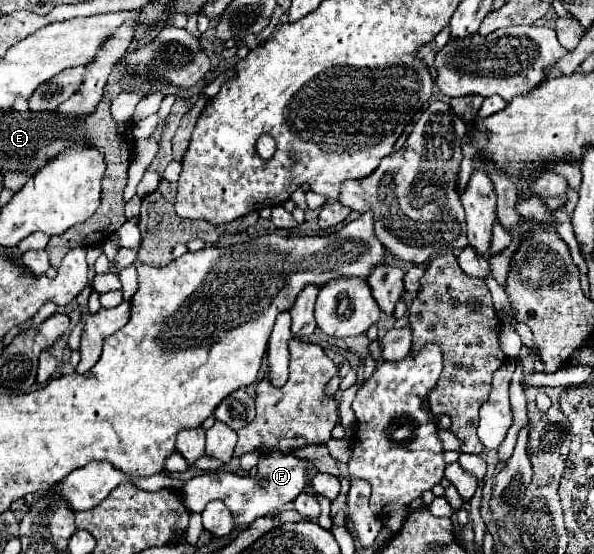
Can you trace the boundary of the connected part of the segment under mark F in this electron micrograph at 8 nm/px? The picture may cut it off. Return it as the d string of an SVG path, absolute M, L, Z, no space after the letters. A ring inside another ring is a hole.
M262 454L258 460L258 474L256 476L238 476L230 472L204 472L188 480L182 488L184 504L190 512L201 513L206 504L213 500L220 500L232 510L238 526L248 526L260 516L268 516L280 510L284 504L292 502L308 484L308 468L312 460L296 458L294 454Z

